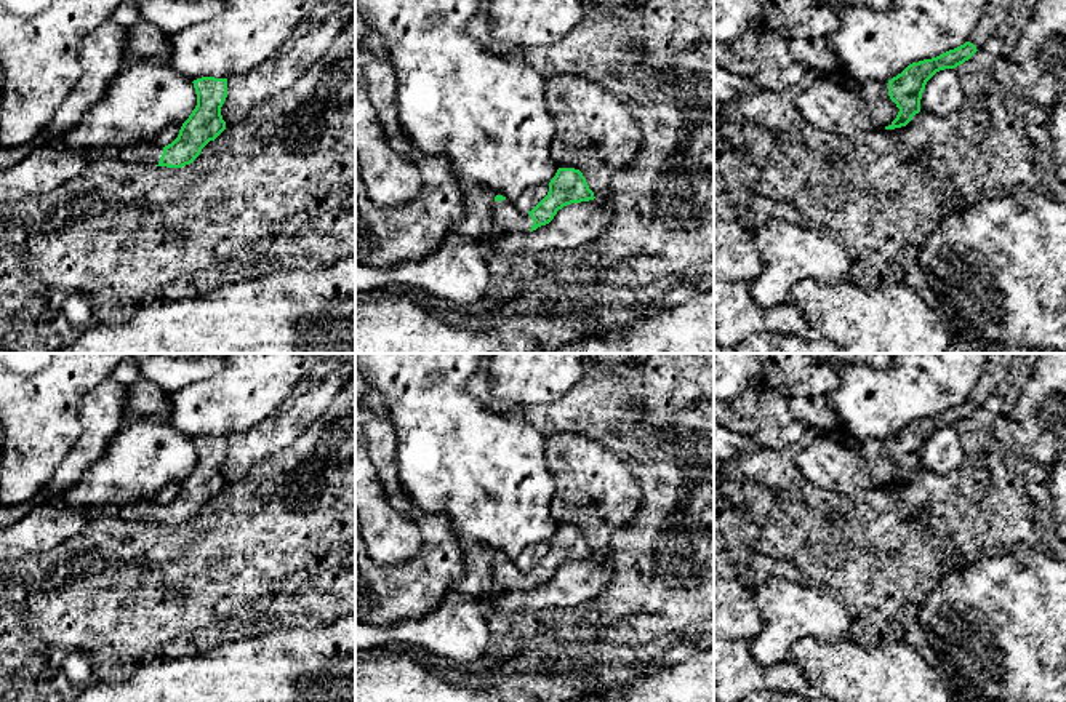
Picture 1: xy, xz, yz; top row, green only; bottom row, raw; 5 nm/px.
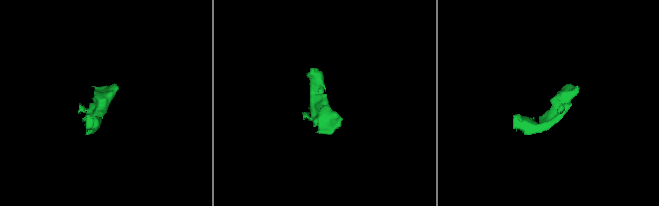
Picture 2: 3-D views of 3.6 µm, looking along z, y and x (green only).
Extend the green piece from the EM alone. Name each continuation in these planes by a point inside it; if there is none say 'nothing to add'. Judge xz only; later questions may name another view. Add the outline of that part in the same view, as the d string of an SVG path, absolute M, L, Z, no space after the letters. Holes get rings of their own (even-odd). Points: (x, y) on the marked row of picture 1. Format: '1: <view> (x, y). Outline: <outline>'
1: xz (506, 216). Outline: M495 201L493 206L493 227L498 232L530 232L533 219L528 213L520 211L512 201Z

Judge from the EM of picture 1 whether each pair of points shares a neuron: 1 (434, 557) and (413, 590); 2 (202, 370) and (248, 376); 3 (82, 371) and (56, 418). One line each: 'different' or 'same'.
1: same
2: different
3: same

